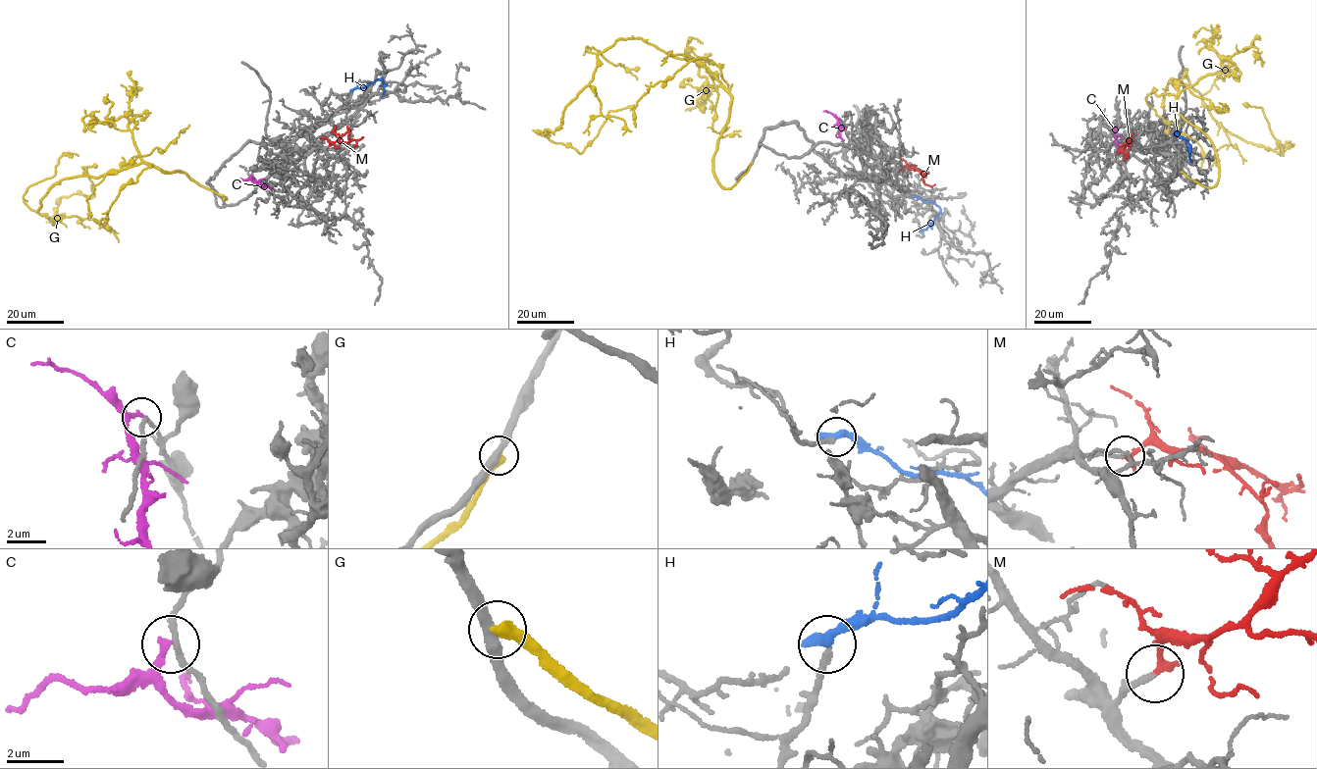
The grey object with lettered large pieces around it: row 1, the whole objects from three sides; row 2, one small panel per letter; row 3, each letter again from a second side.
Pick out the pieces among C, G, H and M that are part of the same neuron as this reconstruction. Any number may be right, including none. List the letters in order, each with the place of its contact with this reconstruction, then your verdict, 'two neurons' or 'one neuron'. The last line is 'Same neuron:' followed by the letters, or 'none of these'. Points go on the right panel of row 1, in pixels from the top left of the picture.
C: meets grey at (1116, 129); two neurons
G: meets grey at (1180, 172); two neurons
H: meets grey at (1178, 131); two neurons
M: meets grey at (1128, 147); one neuron
Same neuron: M

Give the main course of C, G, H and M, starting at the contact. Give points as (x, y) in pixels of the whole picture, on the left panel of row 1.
C: (252, 176), (251, 180), (271, 189)
G: (223, 199), (143, 163), (64, 179), (38, 212), (53, 224), (62, 197), (94, 195), (82, 168), (95, 166)
H: (352, 90), (382, 78), (385, 93), (381, 97)
M: (329, 146), (331, 142), (363, 137)

